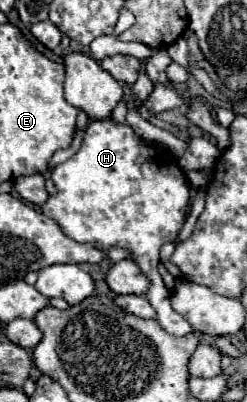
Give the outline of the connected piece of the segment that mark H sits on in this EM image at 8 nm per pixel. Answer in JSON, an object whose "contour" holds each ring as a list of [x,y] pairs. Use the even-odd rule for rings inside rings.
{"contour":[[[112,119],[90,121],[90,125],[84,131],[82,147],[78,149],[78,153],[52,171],[58,193],[54,197],[48,197],[48,201],[42,205],[42,213],[46,213],[46,217],[54,219],[56,223],[60,223],[62,231],[78,243],[92,243],[94,247],[100,249],[124,247],[126,251],[130,251],[130,259],[140,267],[140,271],[144,271],[144,275],[148,275],[148,281],[152,283],[152,287],[144,297],[148,299],[148,303],[152,303],[156,311],[156,321],[170,335],[182,337],[188,335],[192,327],[182,315],[178,315],[170,307],[170,291],[166,289],[158,273],[158,263],[160,263],[158,251],[162,243],[174,241],[180,227],[184,225],[186,209],[190,201],[190,189],[186,183],[186,175],[178,167],[178,163],[154,163],[154,159],[150,159],[152,155],[154,149],[144,139],[140,139],[132,131],[132,127],[116,125]]]}

